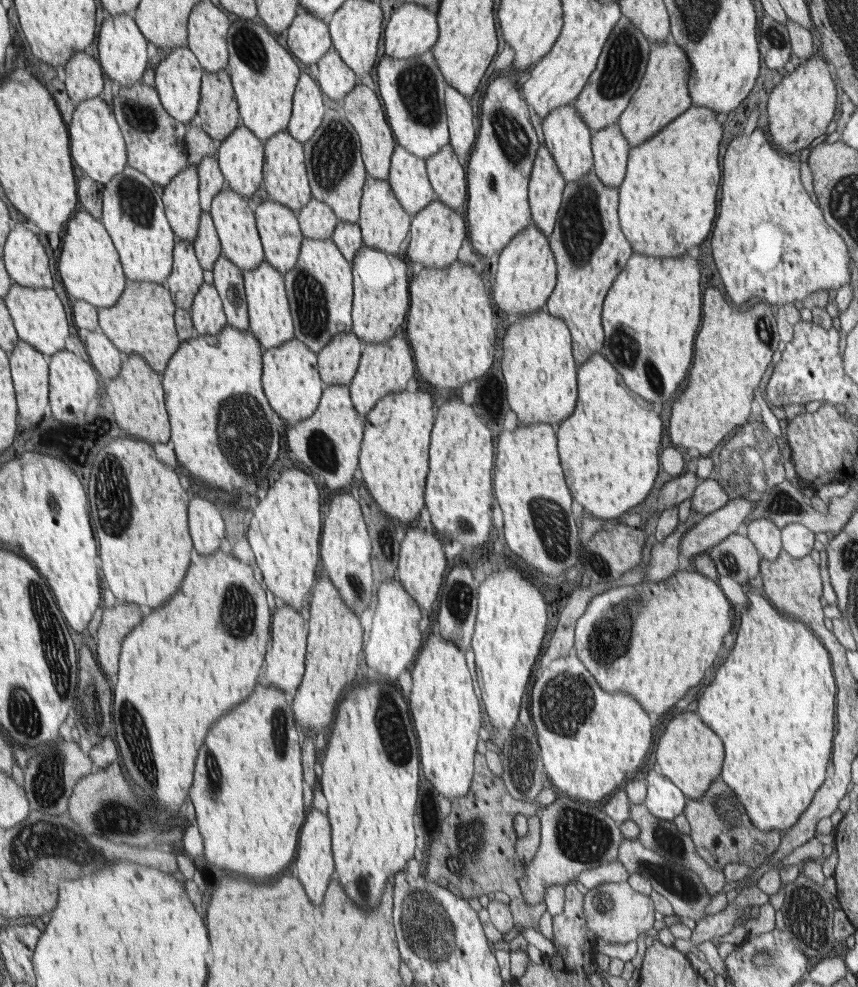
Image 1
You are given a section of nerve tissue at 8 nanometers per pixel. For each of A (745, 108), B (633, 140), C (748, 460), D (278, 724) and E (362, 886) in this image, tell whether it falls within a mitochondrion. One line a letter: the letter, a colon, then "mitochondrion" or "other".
A: other
B: other
C: mitochondrion
D: mitochondrion
E: mitochondrion

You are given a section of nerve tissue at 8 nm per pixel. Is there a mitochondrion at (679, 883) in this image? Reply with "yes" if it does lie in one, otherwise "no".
yes

